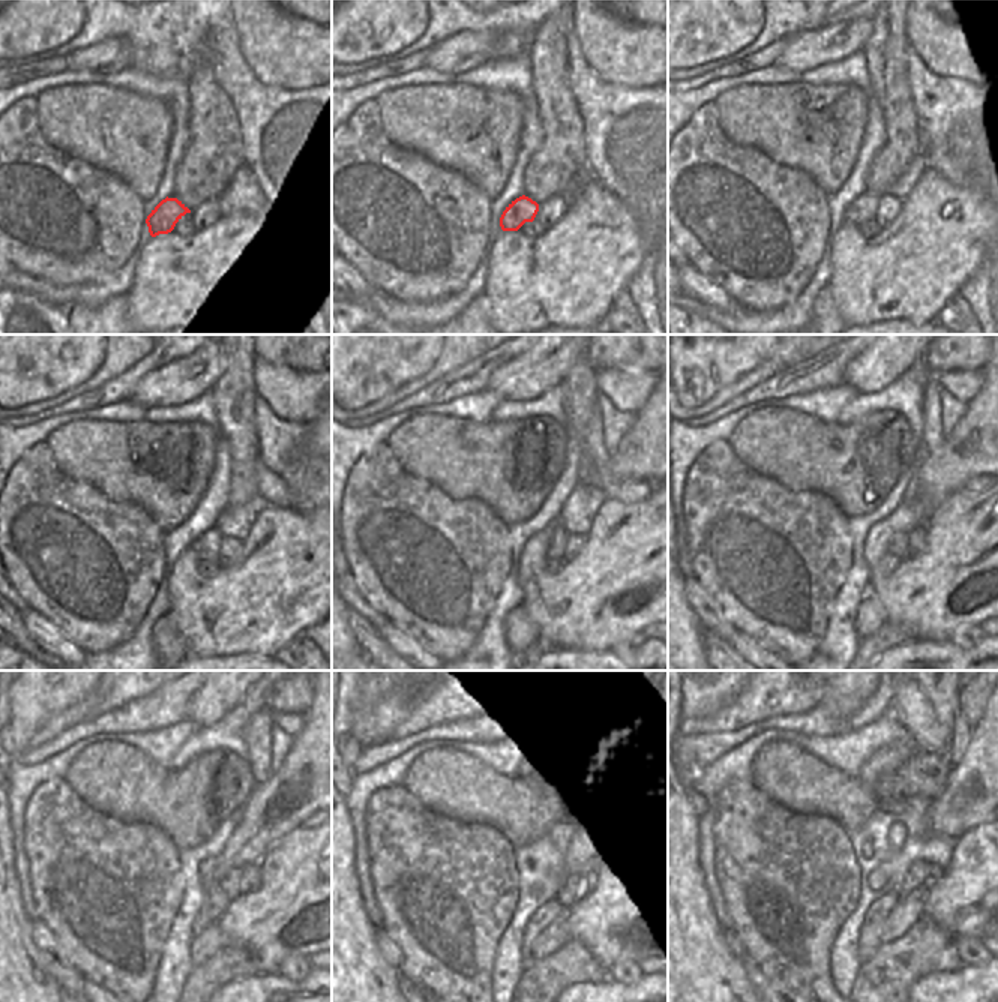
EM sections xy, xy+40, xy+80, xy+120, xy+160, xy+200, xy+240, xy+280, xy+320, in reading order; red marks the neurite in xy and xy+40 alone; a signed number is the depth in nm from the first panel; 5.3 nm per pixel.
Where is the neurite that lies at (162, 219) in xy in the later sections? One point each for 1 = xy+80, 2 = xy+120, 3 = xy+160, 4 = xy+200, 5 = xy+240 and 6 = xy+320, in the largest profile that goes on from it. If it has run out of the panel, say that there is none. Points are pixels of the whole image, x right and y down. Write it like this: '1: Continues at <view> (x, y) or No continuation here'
1: Continues at xy+80 (862, 209)
2: Continues at xy+120 (207, 546)
3: Continues at xy+160 (559, 540)
4: Continues at xy+200 (898, 546)
5: Continues at xy+240 (230, 884)
6: Continues at xy+320 (914, 876)

